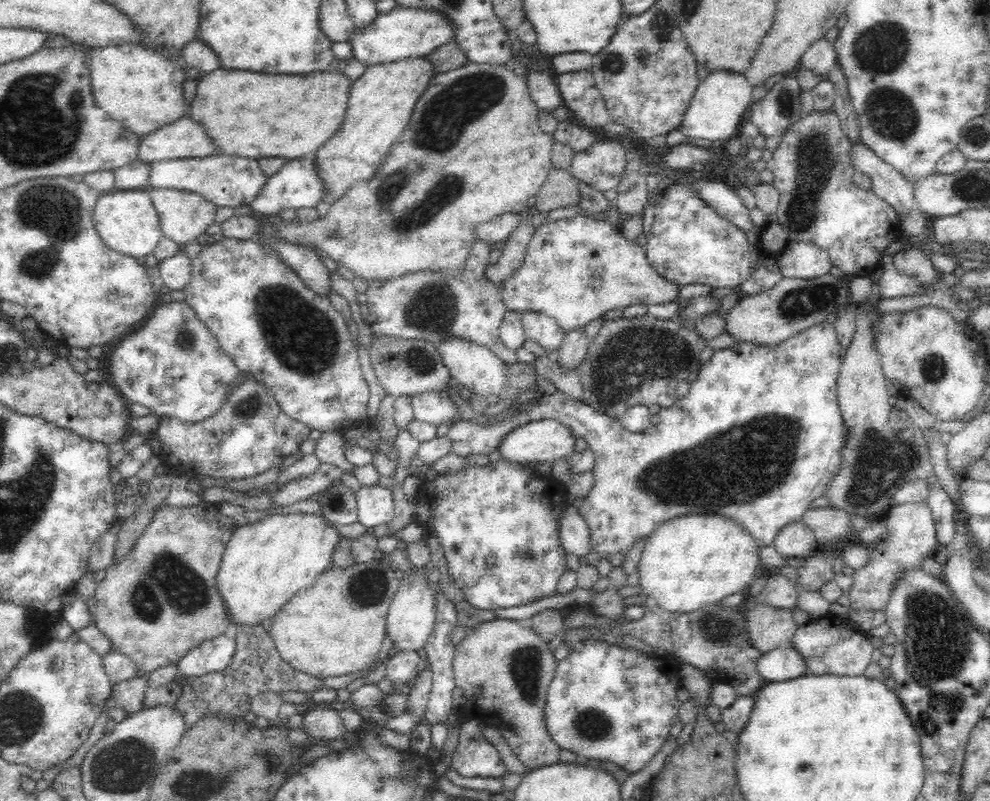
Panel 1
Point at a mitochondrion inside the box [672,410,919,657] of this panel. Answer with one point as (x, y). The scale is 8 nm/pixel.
(716, 630)

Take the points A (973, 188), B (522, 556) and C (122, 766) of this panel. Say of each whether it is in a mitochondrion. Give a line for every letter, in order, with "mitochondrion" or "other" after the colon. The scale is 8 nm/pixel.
A: mitochondrion
B: mitochondrion
C: mitochondrion

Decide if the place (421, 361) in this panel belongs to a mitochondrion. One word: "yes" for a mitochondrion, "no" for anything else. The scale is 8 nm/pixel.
yes

